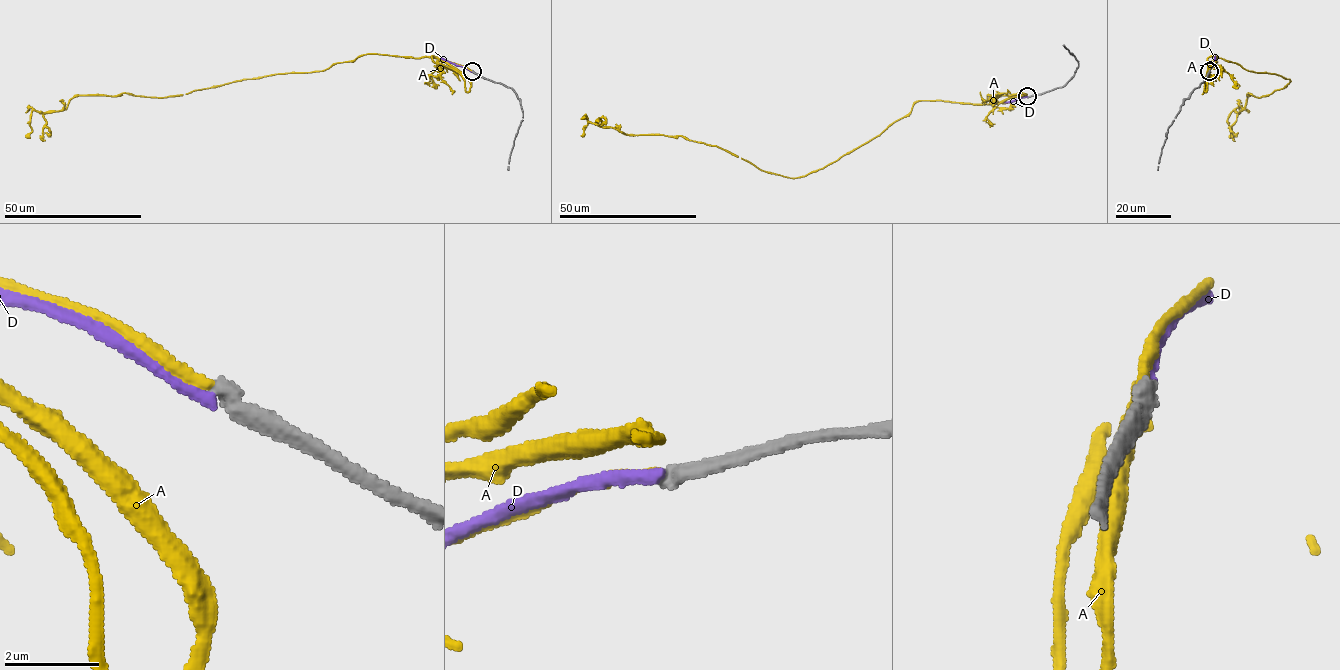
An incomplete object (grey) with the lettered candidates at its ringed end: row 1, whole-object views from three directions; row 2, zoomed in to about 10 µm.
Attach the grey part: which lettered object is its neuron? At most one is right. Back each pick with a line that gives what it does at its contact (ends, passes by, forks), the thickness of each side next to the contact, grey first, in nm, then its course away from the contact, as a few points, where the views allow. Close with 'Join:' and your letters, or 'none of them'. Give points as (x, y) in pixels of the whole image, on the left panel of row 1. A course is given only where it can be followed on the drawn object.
D: it ends | 380/280 nm | via (472, 71), (437, 56)
Join: D

